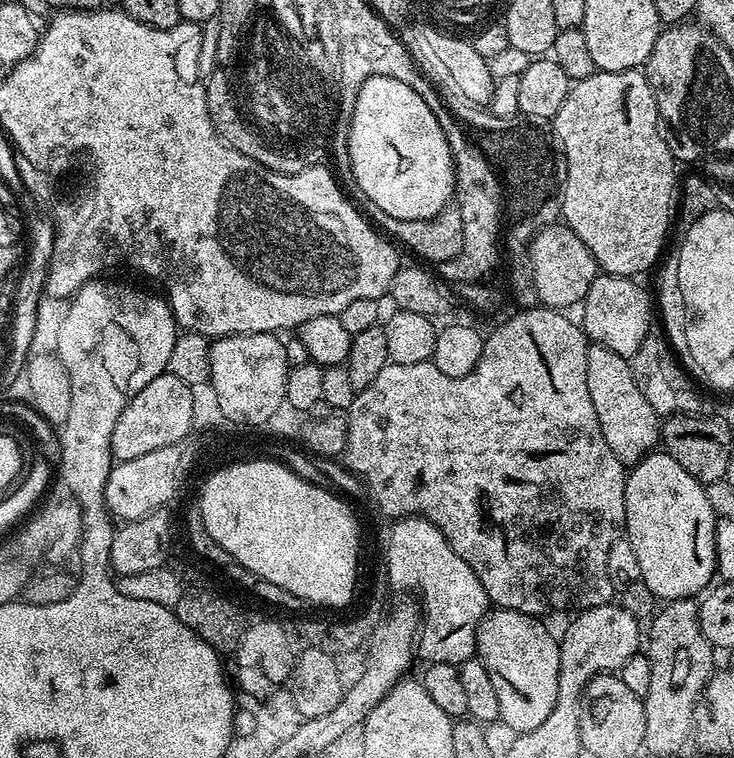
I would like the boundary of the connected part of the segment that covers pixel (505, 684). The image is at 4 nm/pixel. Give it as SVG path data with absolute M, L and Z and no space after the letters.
M496 610L485 616L476 634L476 651L479 659L488 668L490 682L498 692L500 720L514 729L517 734L534 730L546 722L546 714L552 712L558 694L558 670L560 669L560 649L557 641L544 628L539 628L535 619L520 615L519 612Z

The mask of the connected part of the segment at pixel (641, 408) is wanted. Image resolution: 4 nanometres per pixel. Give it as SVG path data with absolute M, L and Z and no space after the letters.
M591 343L587 352L587 389L606 444L621 464L630 468L657 445L660 420L649 400L638 390L627 357L616 355L601 344Z

